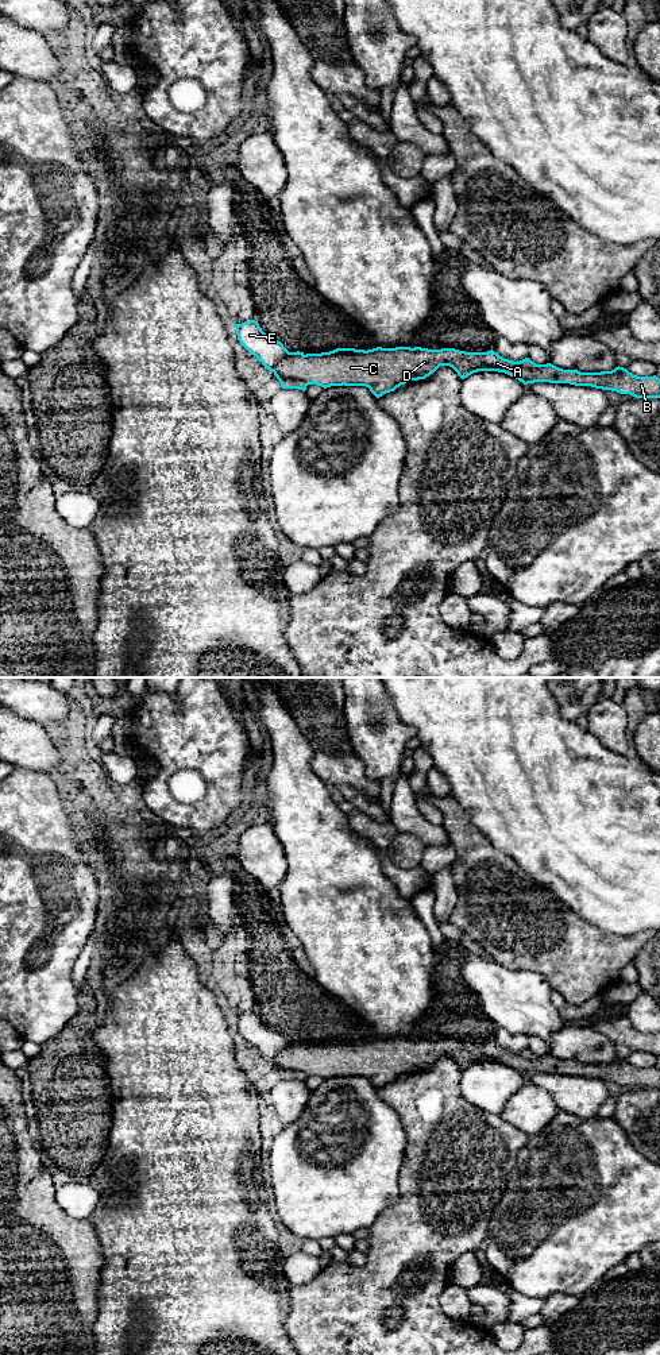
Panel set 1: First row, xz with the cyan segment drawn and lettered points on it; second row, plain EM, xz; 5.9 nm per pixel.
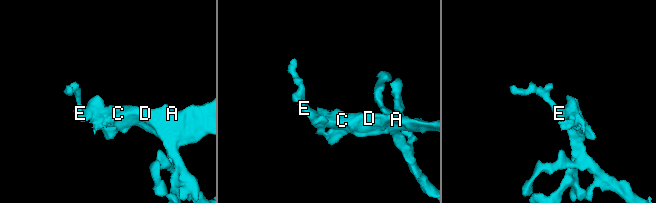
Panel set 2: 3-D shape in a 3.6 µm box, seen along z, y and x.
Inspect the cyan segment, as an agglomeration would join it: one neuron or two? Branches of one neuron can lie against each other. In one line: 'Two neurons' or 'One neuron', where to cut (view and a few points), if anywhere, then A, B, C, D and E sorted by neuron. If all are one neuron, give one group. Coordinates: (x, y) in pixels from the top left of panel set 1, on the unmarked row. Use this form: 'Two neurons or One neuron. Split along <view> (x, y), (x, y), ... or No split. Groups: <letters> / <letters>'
Two neurons. Split along xz (278, 1053), (278, 1061), (285, 1068), (303, 1070), (308, 1074). Groups: A B C D / E

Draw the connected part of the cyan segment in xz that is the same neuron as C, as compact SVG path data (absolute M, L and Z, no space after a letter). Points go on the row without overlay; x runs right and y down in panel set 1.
M395 1038L373 1041L336 1039L321 1045L290 1043L278 1055L285 1069L304 1072L324 1080L366 1077L377 1088L394 1082L410 1072L425 1070L440 1057L452 1058L464 1070L478 1062L505 1063L524 1076L534 1073L570 1074L630 1085L636 1089L660 1089L660 1069L637 1068L624 1058L611 1062L580 1063L551 1054L536 1055L529 1049L513 1053L497 1043L466 1043L455 1039L428 1041Z

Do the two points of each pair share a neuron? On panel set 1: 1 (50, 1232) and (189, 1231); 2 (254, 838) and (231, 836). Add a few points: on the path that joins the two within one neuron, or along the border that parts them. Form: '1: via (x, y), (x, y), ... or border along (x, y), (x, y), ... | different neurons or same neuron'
1: border along (89, 1220), (99, 1243), (103, 1263) | different neurons
2: border along (259, 822), (249, 826), (240, 836), (236, 865) | different neurons

